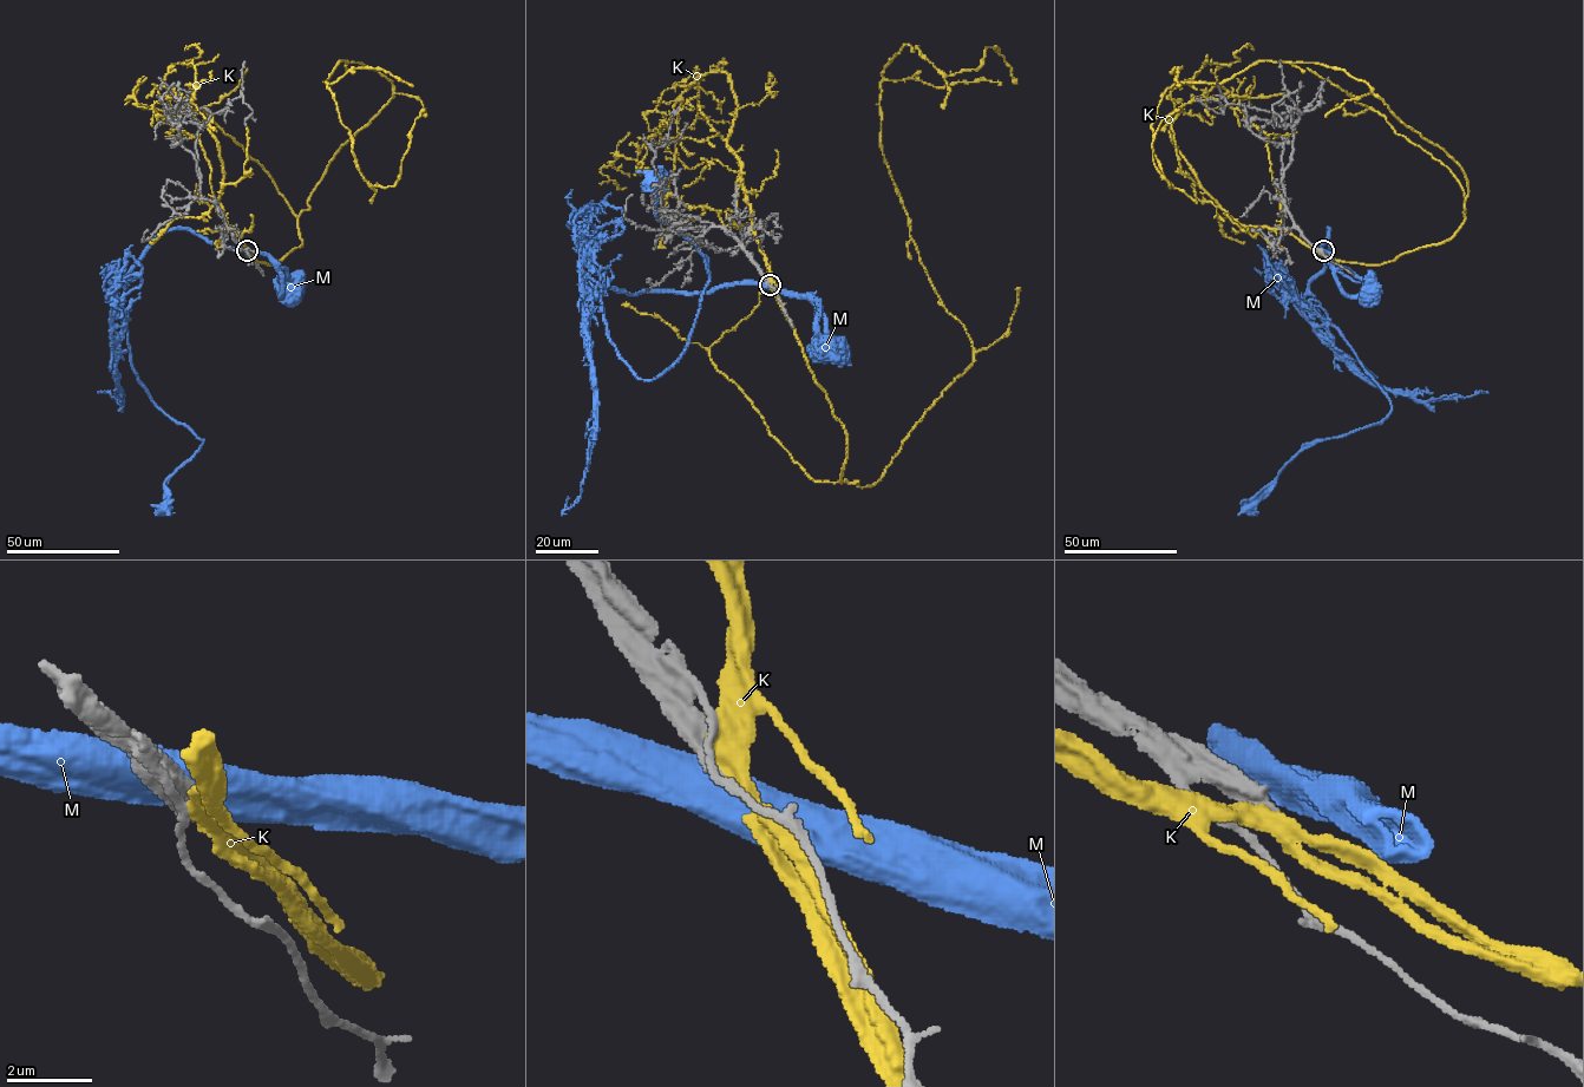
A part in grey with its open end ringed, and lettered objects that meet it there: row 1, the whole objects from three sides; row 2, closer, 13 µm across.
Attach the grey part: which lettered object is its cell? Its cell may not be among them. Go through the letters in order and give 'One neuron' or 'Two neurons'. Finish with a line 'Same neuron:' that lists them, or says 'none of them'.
K: Two neurons
M: Two neurons
Same neuron: none of them

